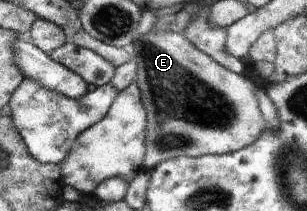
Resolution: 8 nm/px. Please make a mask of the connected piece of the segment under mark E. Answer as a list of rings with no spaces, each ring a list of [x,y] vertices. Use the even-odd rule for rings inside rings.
[[[151,30],[138,37],[130,50],[137,64],[135,82],[147,111],[146,168],[152,170],[164,159],[174,157],[231,153],[254,143],[267,129],[254,83],[200,52],[182,32]]]

